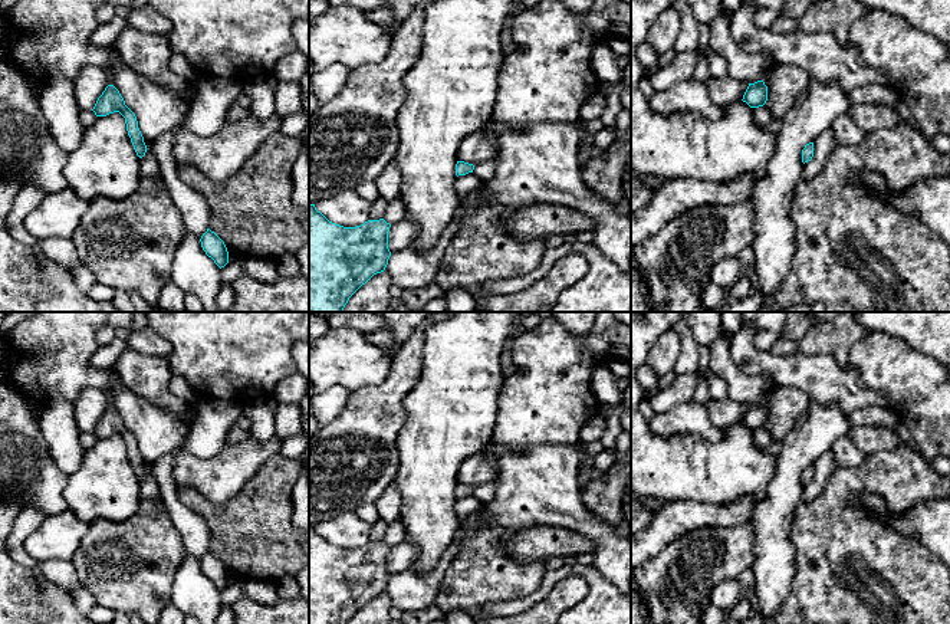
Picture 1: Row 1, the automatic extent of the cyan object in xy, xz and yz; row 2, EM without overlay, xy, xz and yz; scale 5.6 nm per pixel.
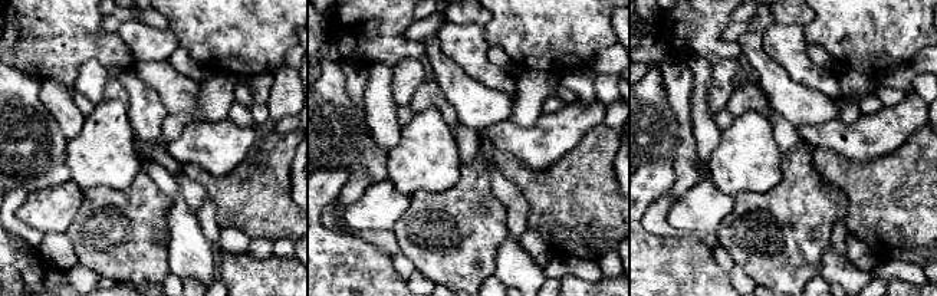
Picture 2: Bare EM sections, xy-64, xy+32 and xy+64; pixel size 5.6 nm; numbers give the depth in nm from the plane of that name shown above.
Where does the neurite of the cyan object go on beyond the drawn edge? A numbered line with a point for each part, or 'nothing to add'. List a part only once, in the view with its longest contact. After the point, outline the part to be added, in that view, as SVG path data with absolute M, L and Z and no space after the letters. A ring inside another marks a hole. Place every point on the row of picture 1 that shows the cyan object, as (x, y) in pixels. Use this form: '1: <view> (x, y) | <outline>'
nothing to add

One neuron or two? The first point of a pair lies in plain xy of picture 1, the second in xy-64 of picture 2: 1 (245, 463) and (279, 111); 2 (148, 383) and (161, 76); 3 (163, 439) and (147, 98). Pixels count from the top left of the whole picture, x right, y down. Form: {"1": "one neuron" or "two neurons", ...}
{"1": "two neurons", "2": "two neurons", "3": "one neuron"}

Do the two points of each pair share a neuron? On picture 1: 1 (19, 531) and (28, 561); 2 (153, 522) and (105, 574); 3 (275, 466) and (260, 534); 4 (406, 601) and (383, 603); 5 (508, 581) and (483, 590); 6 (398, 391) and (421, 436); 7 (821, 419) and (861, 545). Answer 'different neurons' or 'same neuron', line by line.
1: same neuron
2: same neuron
3: same neuron
4: different neurons
5: same neuron
6: different neurons
7: different neurons

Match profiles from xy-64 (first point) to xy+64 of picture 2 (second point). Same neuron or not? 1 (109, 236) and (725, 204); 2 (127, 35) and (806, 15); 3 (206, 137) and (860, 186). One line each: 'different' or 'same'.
1: different
2: different
3: different

